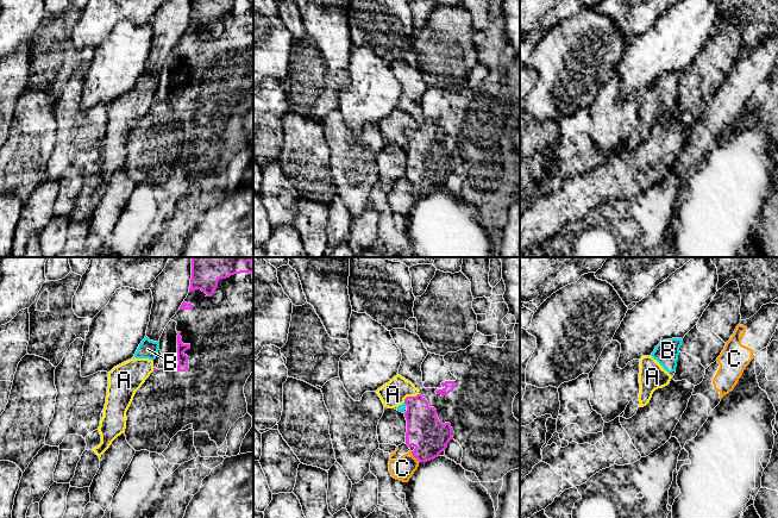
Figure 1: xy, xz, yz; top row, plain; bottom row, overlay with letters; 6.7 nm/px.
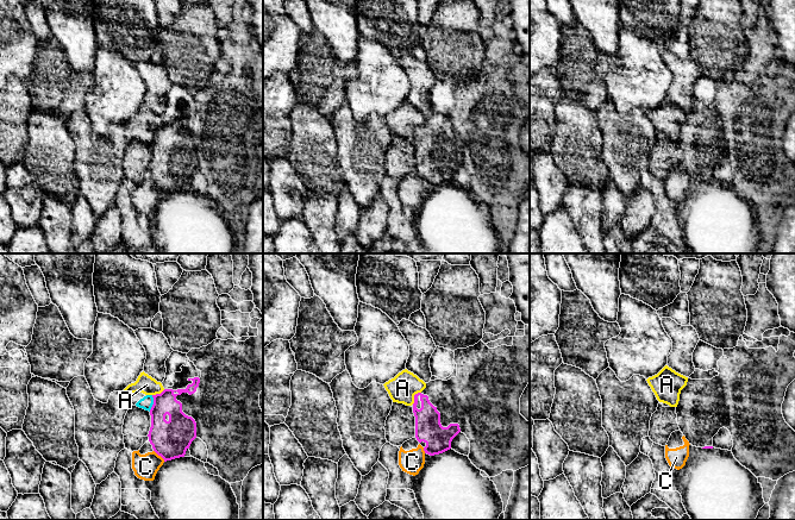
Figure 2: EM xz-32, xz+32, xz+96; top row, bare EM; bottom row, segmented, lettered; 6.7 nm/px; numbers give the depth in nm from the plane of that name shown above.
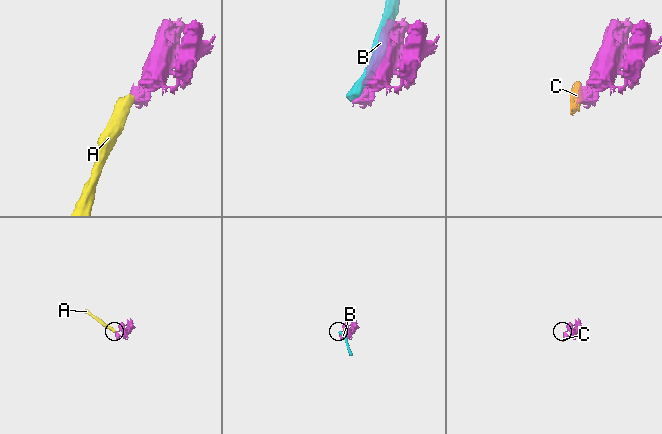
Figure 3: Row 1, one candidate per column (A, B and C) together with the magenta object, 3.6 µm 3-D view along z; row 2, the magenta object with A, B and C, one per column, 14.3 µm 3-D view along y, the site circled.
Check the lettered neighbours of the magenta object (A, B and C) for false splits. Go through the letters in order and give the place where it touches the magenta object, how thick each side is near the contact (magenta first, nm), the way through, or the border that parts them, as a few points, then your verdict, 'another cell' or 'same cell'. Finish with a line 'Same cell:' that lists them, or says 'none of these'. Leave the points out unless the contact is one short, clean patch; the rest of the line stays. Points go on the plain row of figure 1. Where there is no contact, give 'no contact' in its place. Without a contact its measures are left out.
A: meets magenta in xz at (409, 130); 240 nm thick on the magenta side, 170 nm on the other; border along xz (418, 126), (407, 130), (403, 135); another cell
B: meets magenta in xz at (406, 137); 240 nm thick on the magenta side, 50 nm on the other; another cell
C: meets magenta in xz at (414, 189); 240 nm thick on the magenta side, 150 nm on the other; border along xz (411, 185), (419, 195); another cell
Same cell: none of these

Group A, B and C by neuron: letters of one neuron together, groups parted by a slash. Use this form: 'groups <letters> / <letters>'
groups A B / C

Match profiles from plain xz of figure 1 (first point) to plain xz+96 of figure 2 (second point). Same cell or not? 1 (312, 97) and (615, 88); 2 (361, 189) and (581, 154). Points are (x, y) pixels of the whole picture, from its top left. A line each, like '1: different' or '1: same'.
1: different
2: different

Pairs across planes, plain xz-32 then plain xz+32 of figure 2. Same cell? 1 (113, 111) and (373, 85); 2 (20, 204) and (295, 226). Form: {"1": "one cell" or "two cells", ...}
{"1": "one cell", "2": "two cells"}

